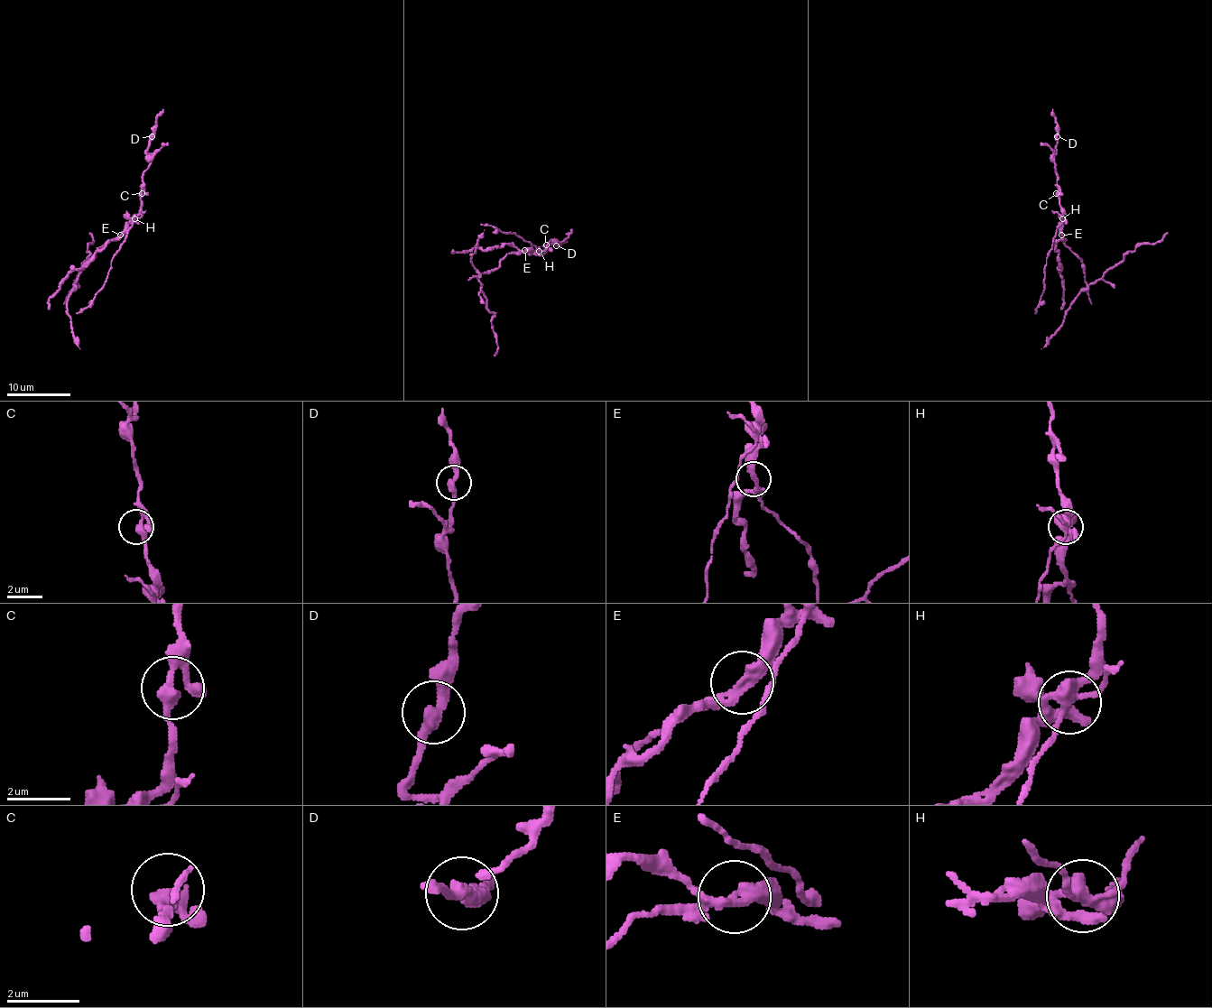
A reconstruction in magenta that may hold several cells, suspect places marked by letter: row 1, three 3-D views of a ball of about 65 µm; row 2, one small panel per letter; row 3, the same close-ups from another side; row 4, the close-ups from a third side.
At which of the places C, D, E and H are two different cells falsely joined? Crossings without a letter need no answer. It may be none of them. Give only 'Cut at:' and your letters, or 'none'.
Cut at: E, H

